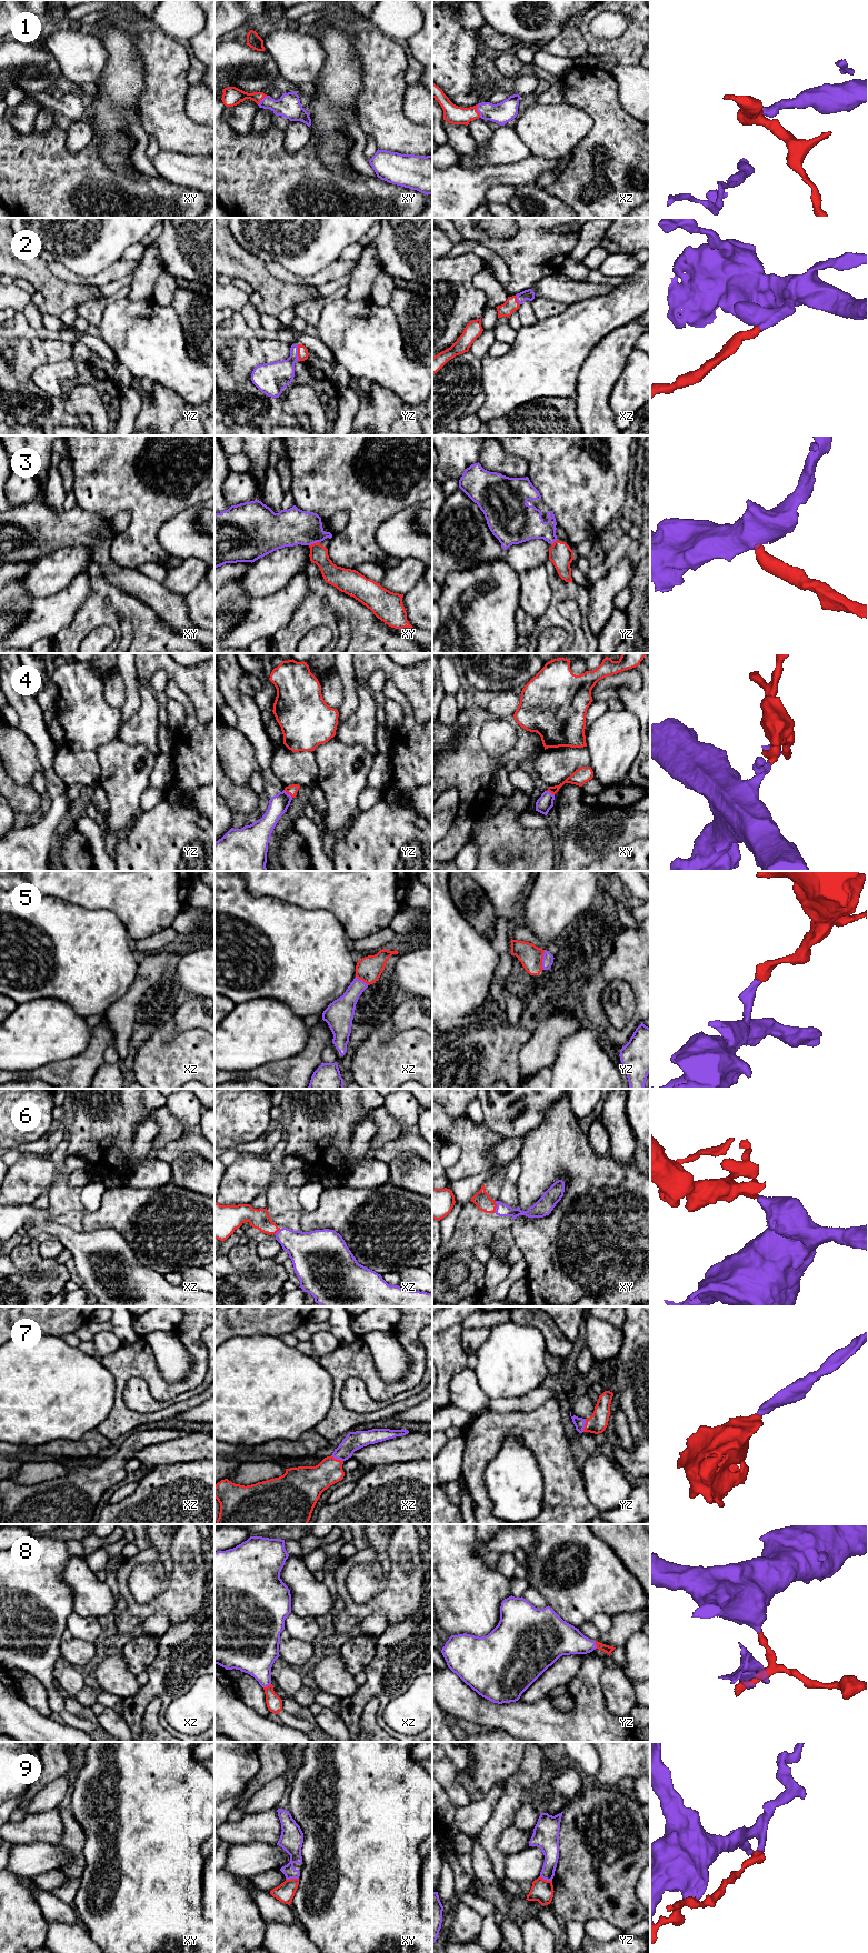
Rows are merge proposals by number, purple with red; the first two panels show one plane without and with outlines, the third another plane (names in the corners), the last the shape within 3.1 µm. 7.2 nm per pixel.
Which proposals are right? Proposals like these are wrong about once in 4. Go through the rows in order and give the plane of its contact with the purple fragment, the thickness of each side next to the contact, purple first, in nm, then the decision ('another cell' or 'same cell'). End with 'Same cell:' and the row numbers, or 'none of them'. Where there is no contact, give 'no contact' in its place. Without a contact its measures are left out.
1: meets purple in xz; 150 nm thick on the purple side, 140 nm on the other; same cell
2: meets purple in yz; 220 nm thick on the purple side, 80 nm on the other; same cell
3: meets purple in xy; 260 nm thick on the purple side, 130 nm on the other; same cell
4: meets purple in yz; 140 nm thick on the purple side, 70 nm on the other; same cell
5: meets purple in yz; 80 nm thick on the purple side, 160 nm on the other; same cell
6: meets purple in xy; 100 nm thick on the purple side, 120 nm on the other; same cell
7: meets purple in yz; 80 nm thick on the purple side, 140 nm on the other; same cell
8: meets purple in xz; 300 nm thick on the purple side, 110 nm on the other; same cell
9: meets purple in xy; 150 nm thick on the purple side, 140 nm on the other; another cell
Same cell: 1, 2, 3, 4, 5, 6, 7, 8

